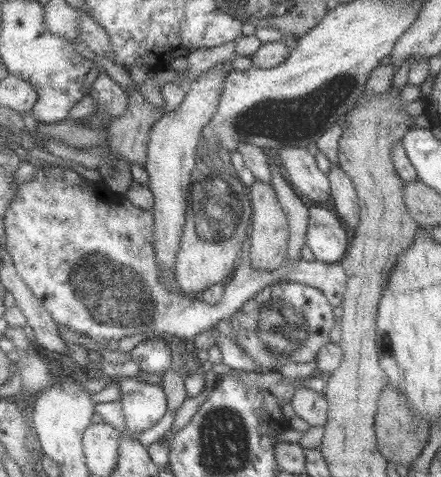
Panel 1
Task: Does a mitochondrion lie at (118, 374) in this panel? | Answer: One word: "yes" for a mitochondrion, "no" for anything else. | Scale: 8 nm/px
no

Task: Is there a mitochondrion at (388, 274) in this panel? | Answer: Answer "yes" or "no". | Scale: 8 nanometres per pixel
no

